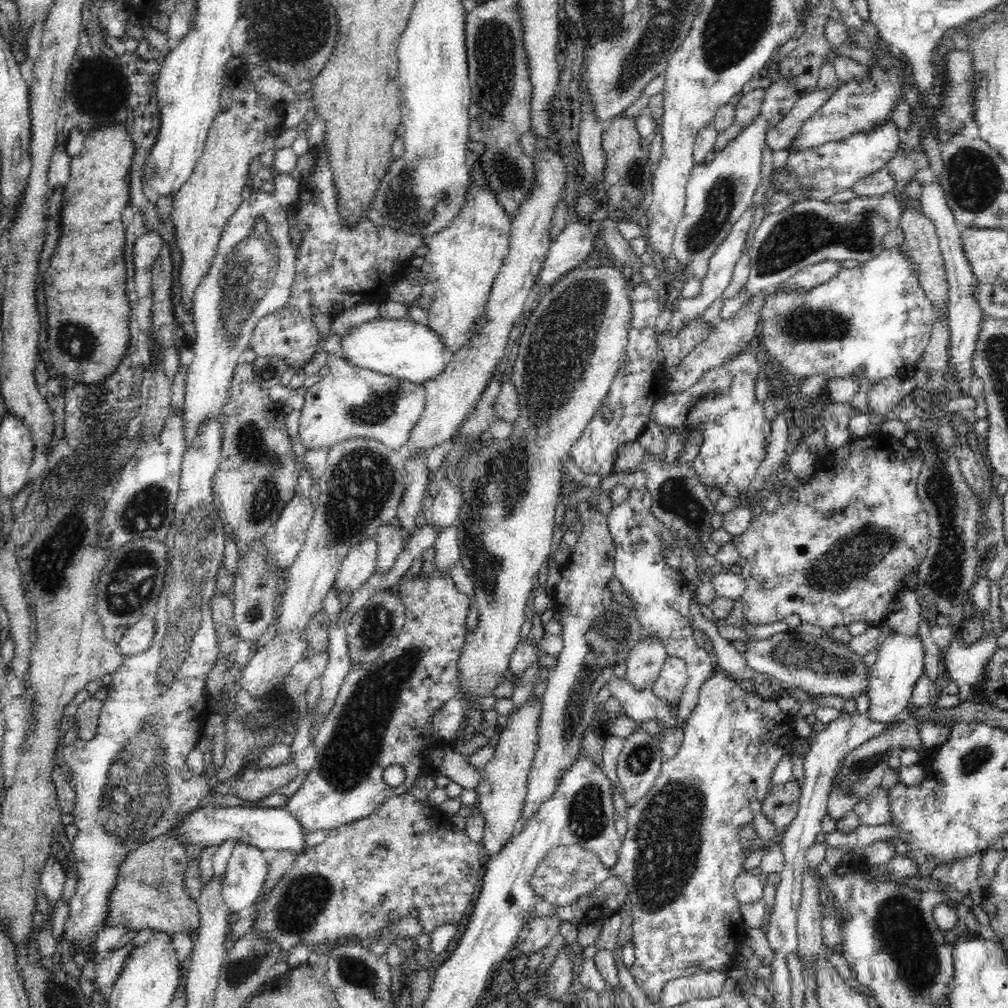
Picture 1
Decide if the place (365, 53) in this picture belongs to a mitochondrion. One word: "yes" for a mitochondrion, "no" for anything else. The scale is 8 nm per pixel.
no

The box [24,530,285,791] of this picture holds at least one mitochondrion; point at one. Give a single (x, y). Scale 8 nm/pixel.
(135, 577)

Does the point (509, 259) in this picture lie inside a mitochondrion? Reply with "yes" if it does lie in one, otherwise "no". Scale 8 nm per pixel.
no

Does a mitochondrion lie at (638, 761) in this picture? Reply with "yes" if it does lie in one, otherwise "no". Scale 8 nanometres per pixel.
yes

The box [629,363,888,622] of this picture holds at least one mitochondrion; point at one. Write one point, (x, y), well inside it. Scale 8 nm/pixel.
(676, 499)

